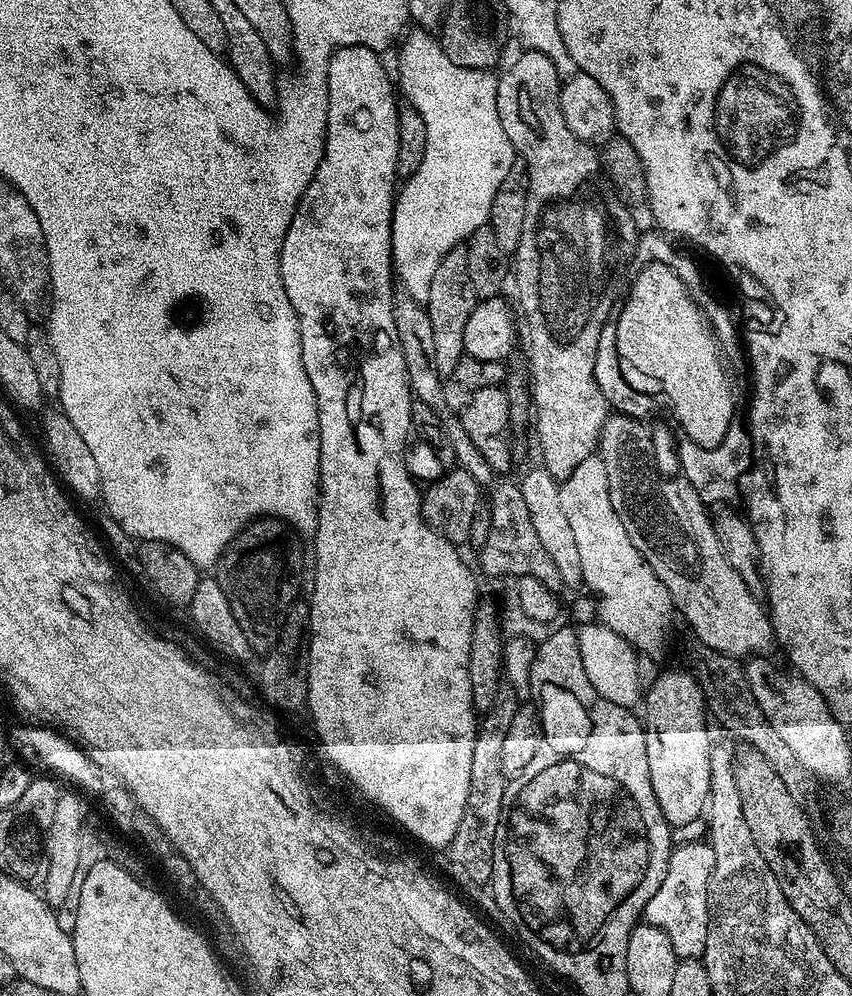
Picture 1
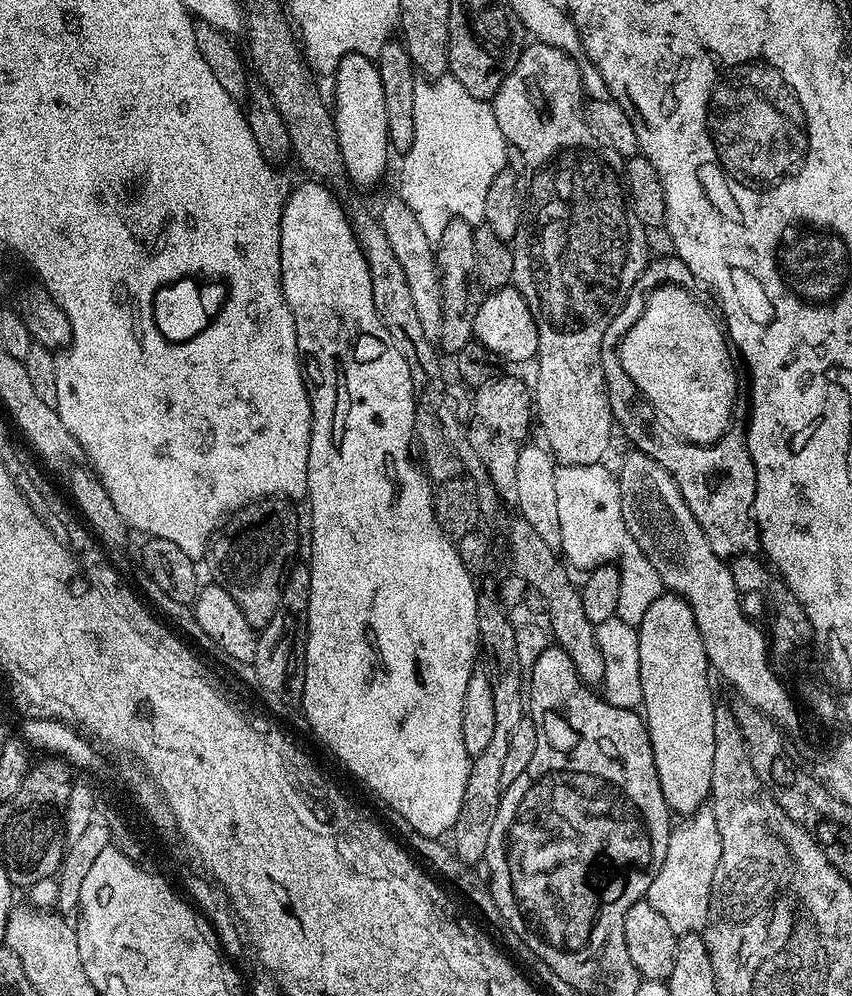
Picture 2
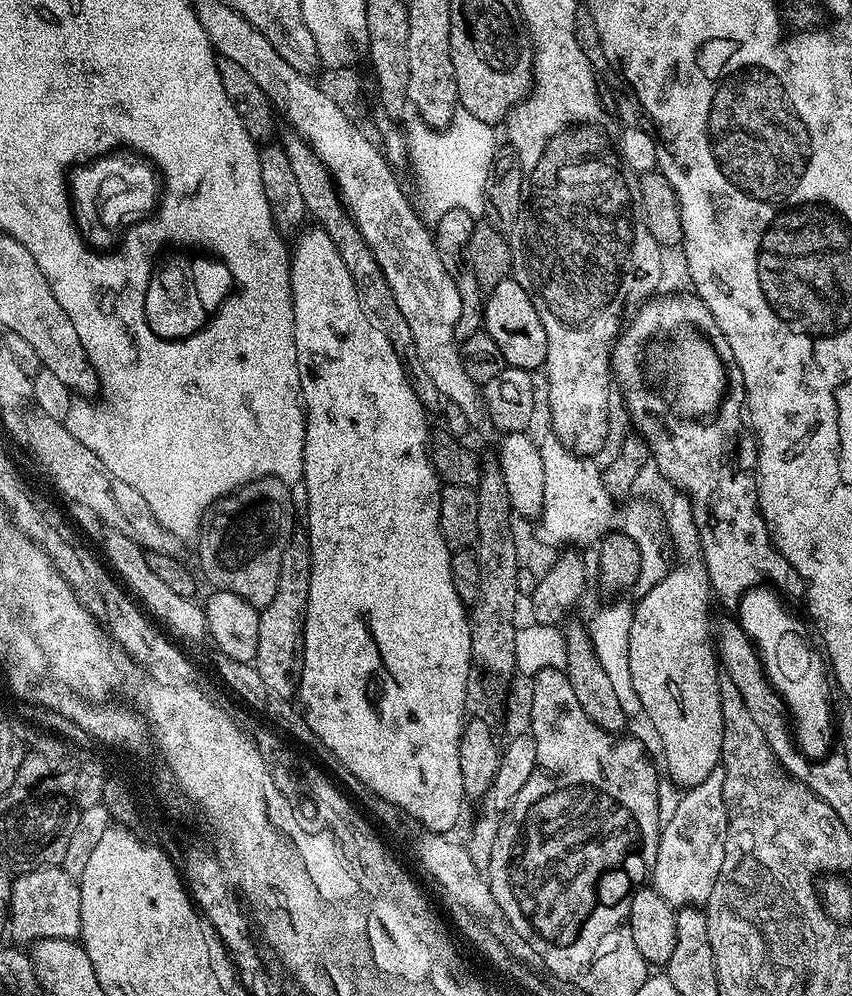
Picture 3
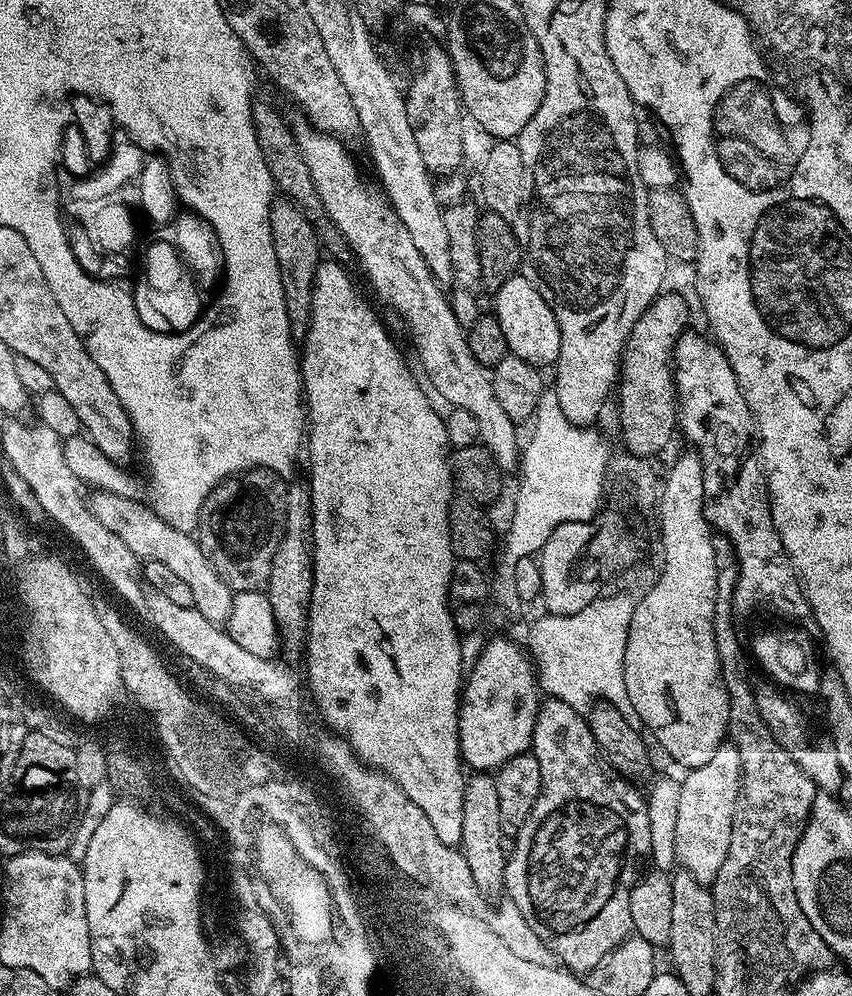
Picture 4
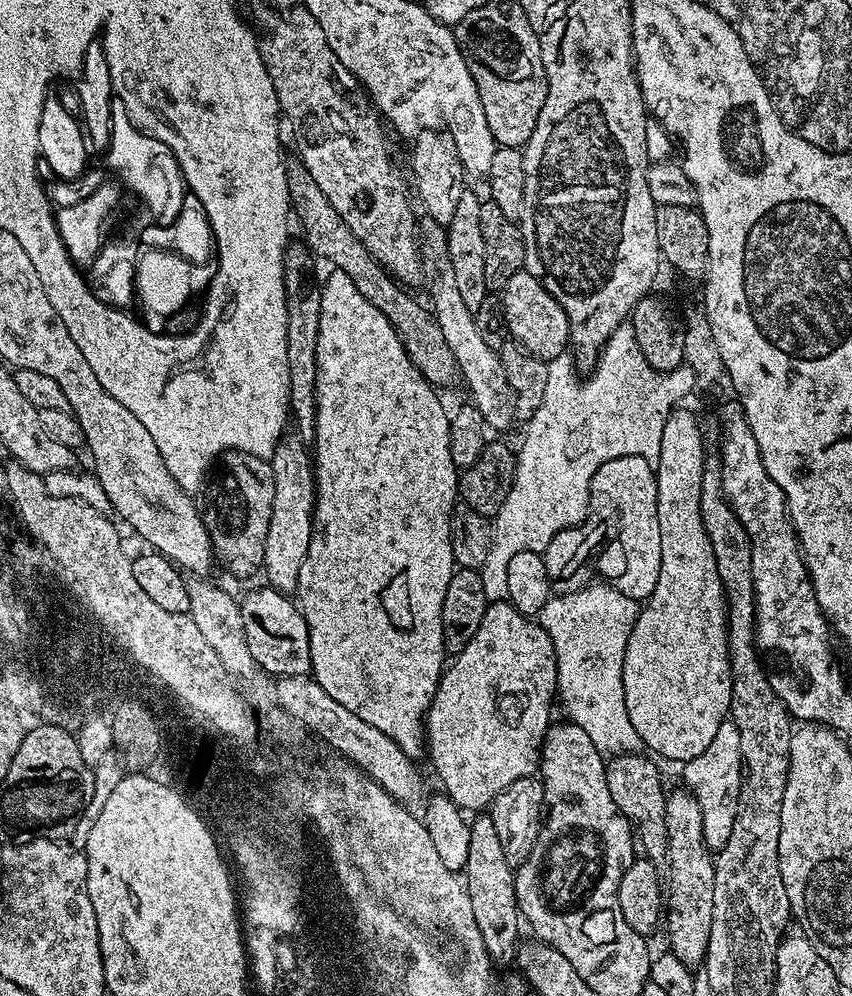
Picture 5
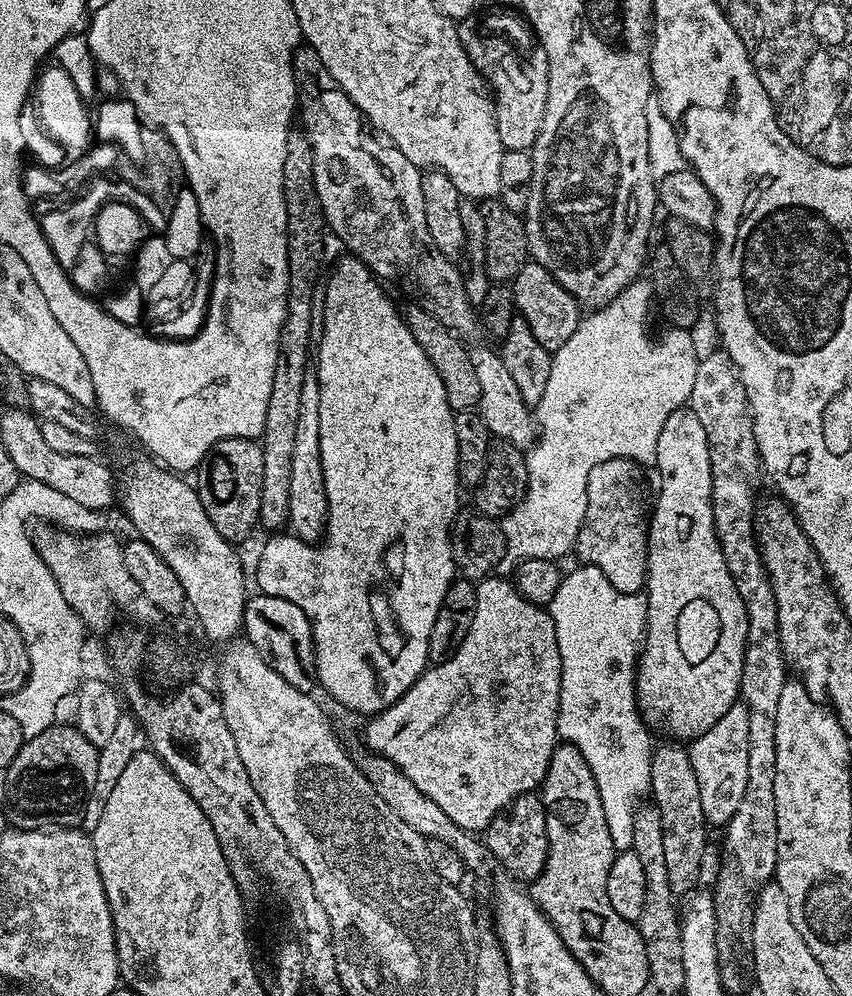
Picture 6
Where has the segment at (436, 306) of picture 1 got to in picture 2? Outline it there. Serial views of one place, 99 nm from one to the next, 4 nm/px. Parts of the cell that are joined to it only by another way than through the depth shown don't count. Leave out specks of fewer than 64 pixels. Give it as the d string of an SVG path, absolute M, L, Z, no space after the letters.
M451 220L446 230L442 230L434 255L440 273L440 286L444 289L444 317L438 344L439 347L444 347L443 355L452 358L458 350L462 350L462 346L473 343L474 318L478 315L478 306L482 299L482 293L476 286L473 225L467 224L465 220Z

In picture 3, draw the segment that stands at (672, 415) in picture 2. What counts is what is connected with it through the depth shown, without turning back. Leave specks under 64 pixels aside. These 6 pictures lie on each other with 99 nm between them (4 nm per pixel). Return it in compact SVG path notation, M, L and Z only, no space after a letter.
M684 334L680 341L672 348L668 356L668 392L670 404L681 417L708 418L720 406L726 391L726 367L720 361L721 353L712 345L711 340L700 334Z

